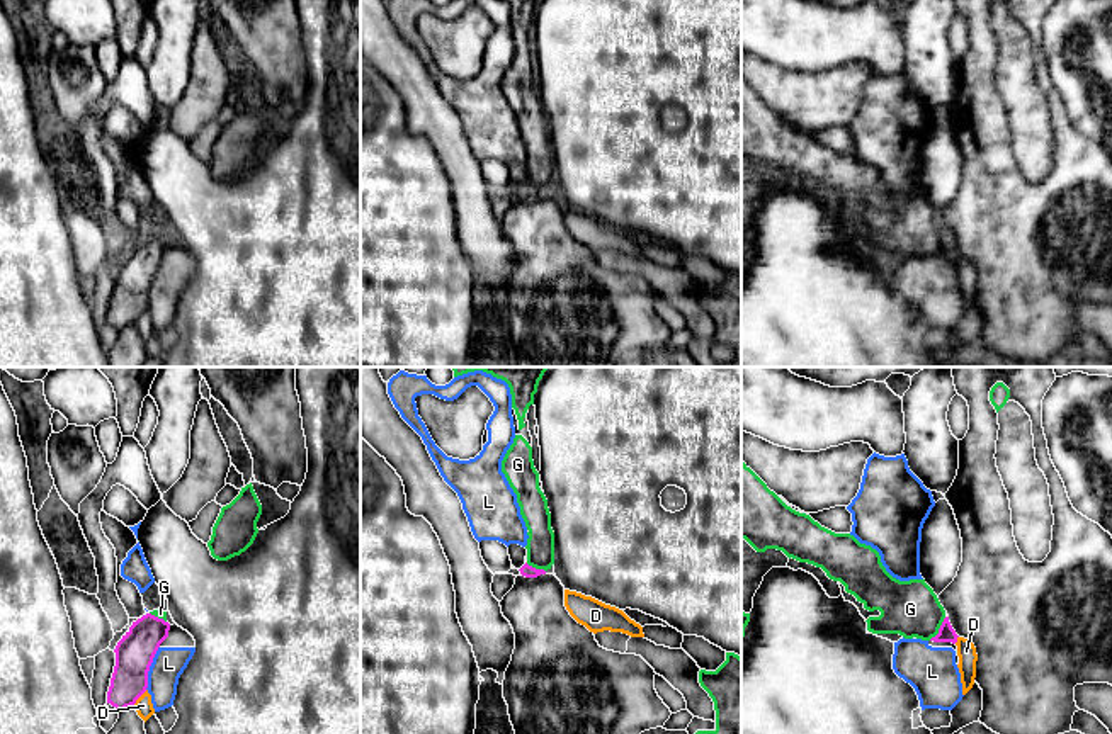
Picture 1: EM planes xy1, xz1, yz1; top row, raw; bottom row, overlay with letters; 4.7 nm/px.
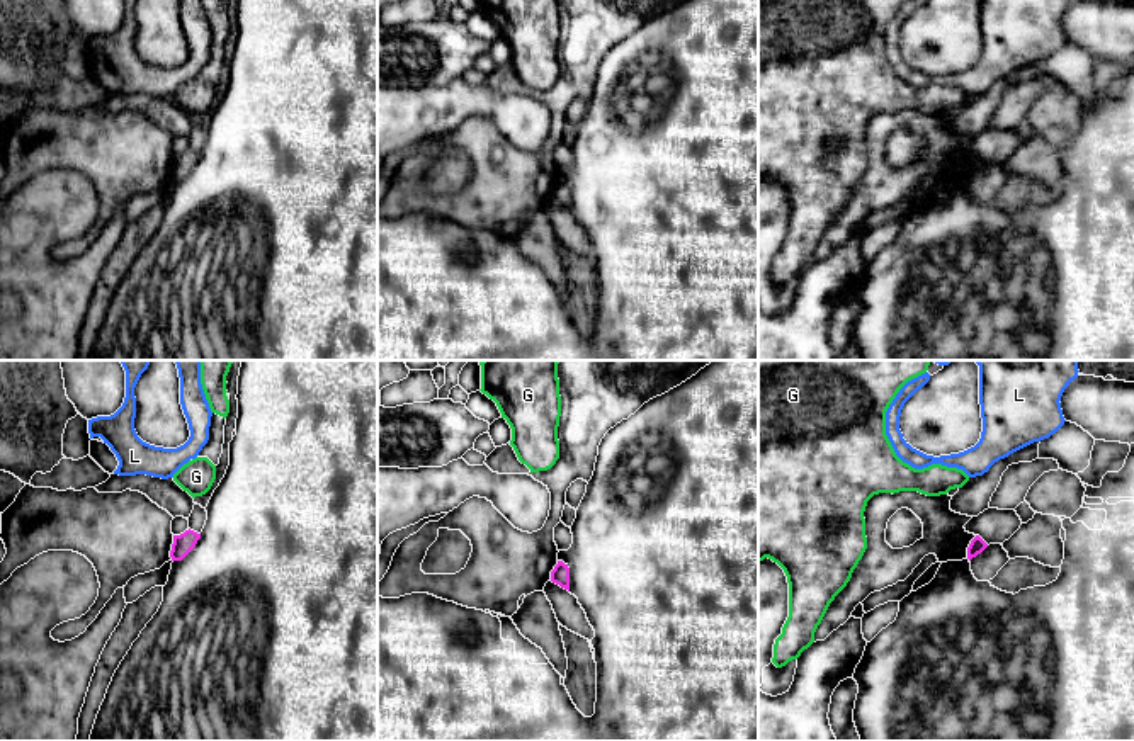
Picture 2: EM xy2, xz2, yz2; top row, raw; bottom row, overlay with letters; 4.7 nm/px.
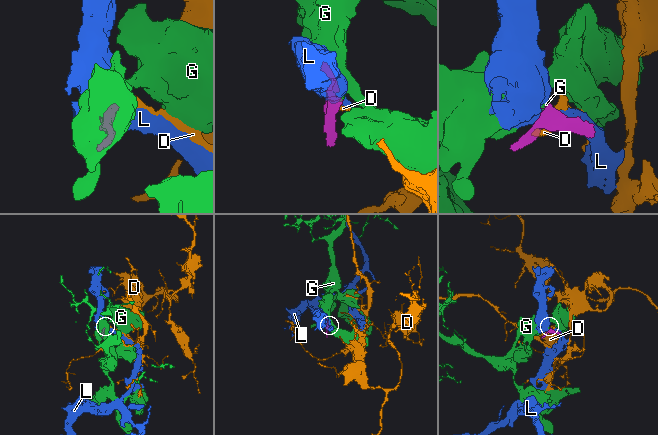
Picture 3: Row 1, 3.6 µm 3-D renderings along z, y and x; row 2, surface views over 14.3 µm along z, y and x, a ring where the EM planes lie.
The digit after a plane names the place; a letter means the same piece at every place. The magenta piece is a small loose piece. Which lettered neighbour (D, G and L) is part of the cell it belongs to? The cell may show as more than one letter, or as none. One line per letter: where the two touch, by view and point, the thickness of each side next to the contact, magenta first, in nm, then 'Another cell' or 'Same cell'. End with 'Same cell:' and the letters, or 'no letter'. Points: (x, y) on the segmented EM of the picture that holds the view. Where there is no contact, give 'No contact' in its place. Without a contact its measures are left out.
D: Touches magenta at xy1 (138, 697). Thickness 180 nm (magenta) against 90 nm. Another cell
G: Touches magenta at yz1 (939, 629). Thickness 80 nm (magenta) against 260 nm. Same cell
L: Touches magenta at xy1 (148, 668). Thickness 180 nm (magenta) against 160 nm. Another cell
Same cell: G

